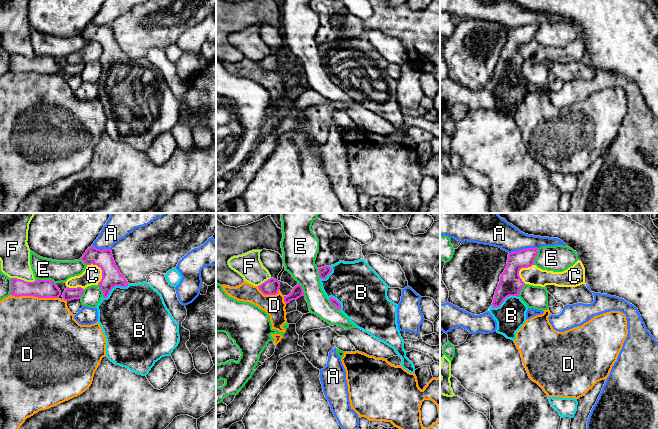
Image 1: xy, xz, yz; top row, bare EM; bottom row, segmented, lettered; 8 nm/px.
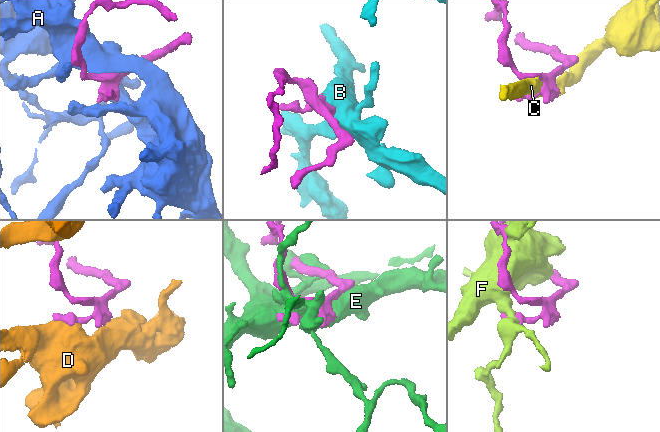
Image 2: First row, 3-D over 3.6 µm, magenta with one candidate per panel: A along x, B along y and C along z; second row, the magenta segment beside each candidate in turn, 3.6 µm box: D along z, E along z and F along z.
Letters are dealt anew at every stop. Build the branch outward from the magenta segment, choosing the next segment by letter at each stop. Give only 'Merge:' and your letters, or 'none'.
Merge: B

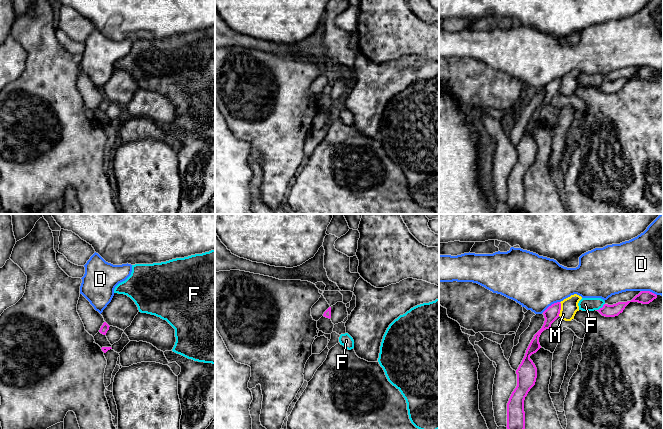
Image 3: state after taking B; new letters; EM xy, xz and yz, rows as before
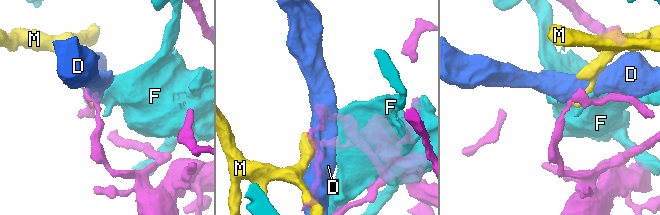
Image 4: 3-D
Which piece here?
Merge: none

